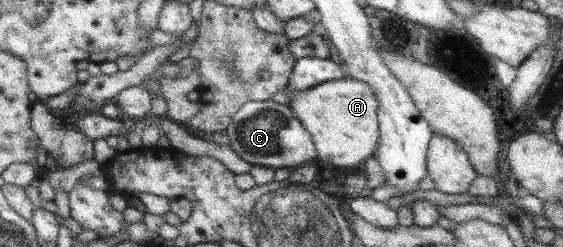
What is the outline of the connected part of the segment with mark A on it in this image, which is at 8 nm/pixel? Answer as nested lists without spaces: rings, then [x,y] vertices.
[[[344,76],[339,80],[322,82],[303,92],[293,90],[287,98],[294,118],[313,136],[314,148],[321,161],[341,168],[355,168],[376,152],[380,137],[379,100],[365,82]]]

